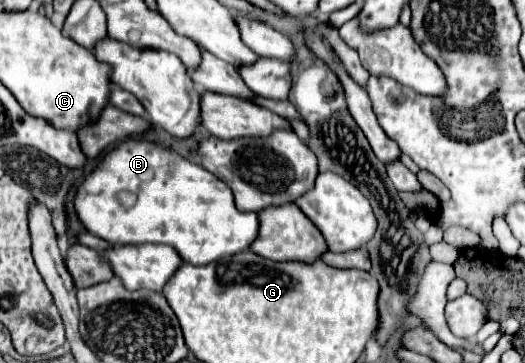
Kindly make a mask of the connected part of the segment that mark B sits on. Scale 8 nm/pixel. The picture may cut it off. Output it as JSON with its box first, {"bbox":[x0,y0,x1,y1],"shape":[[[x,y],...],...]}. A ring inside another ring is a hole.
{"bbox":[74,139,258,265],"shape":[[[126,139],[112,151],[104,153],[92,173],[82,181],[74,197],[74,209],[88,233],[112,243],[112,245],[136,245],[136,243],[164,243],[178,251],[182,261],[192,265],[208,265],[216,259],[232,257],[238,251],[246,251],[258,233],[256,213],[242,213],[234,205],[232,191],[196,163],[180,157],[178,153],[150,141]],[[120,191],[136,195],[136,203],[126,209],[118,201]]]}

